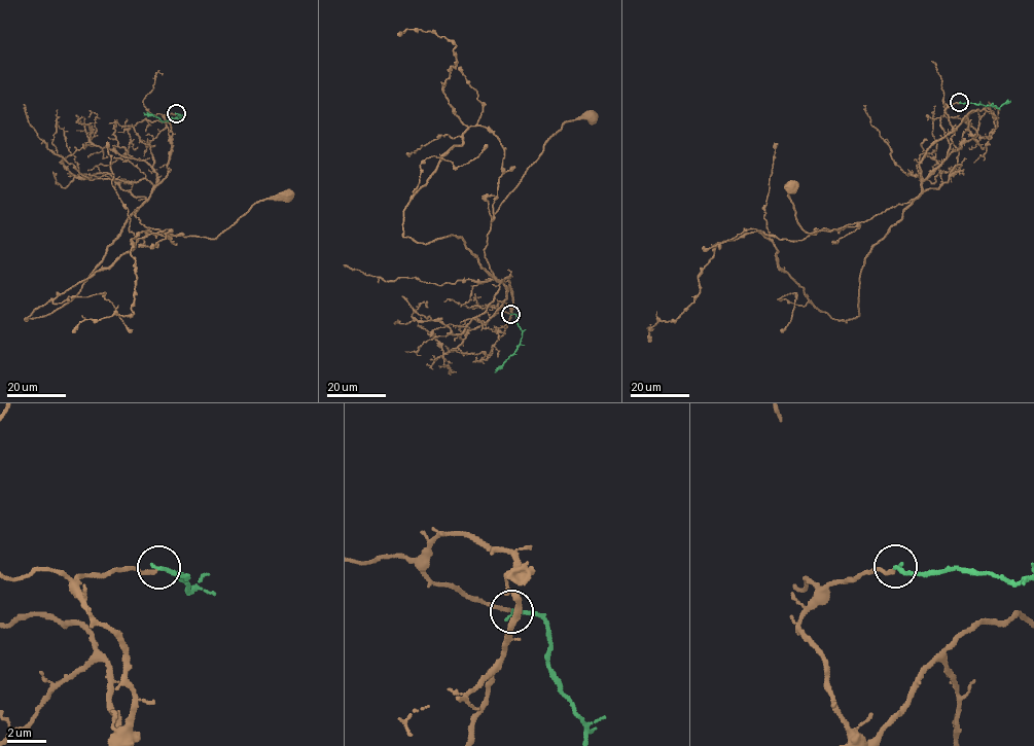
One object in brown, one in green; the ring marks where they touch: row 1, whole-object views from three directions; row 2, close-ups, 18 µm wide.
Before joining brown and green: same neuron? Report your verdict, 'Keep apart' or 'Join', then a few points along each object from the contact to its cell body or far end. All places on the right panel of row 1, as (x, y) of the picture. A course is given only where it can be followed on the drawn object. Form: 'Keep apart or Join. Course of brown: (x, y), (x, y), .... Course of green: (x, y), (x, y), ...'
Join. Course of brown: (959, 103), (946, 110), (952, 131), (928, 148), (920, 193), (905, 204), (805, 232), (790, 187). Course of green: (959, 102), (998, 108), (1010, 101)

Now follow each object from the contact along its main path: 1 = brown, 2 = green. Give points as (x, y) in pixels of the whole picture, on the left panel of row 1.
1: (175, 114), (164, 115), (172, 133), (166, 177), (135, 213), (140, 222), (216, 238), (255, 203), (287, 196)
2: (176, 113), (181, 116), (163, 121), (143, 113)

